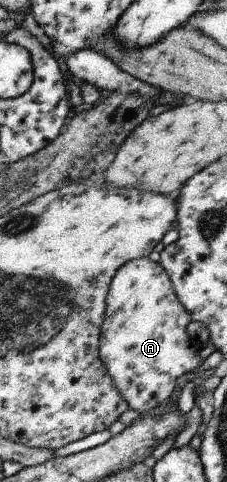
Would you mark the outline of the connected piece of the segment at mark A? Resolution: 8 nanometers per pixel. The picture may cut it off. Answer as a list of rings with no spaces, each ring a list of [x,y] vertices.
[[[148,257],[132,258],[115,271],[105,304],[98,338],[100,361],[128,408],[149,411],[163,404],[177,380],[201,362],[185,333],[190,316],[175,298],[161,265]]]

